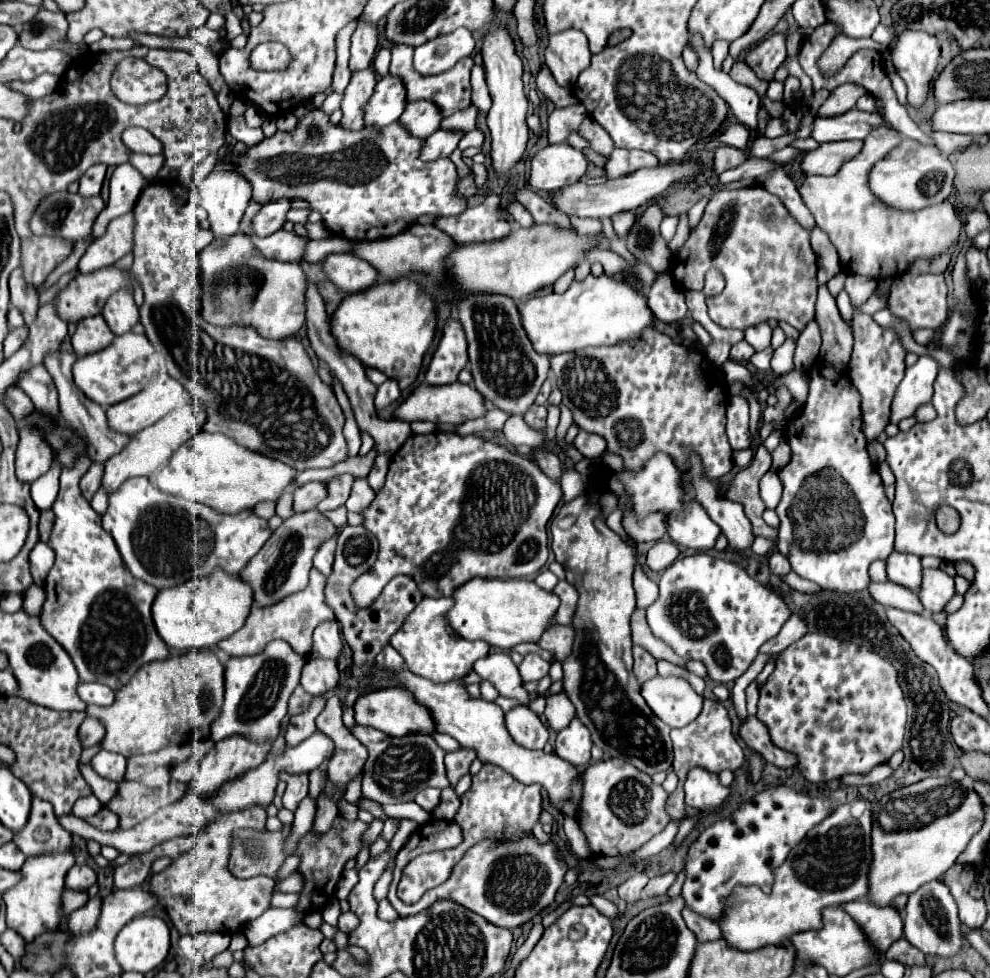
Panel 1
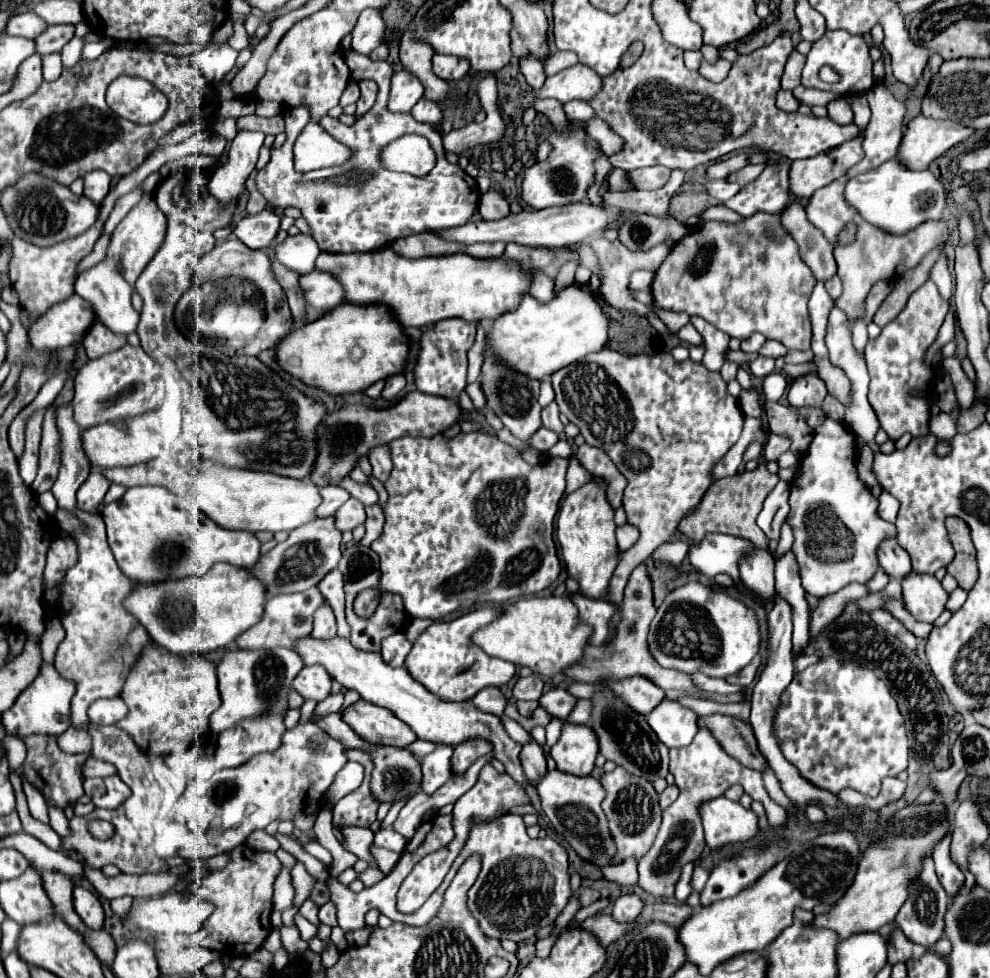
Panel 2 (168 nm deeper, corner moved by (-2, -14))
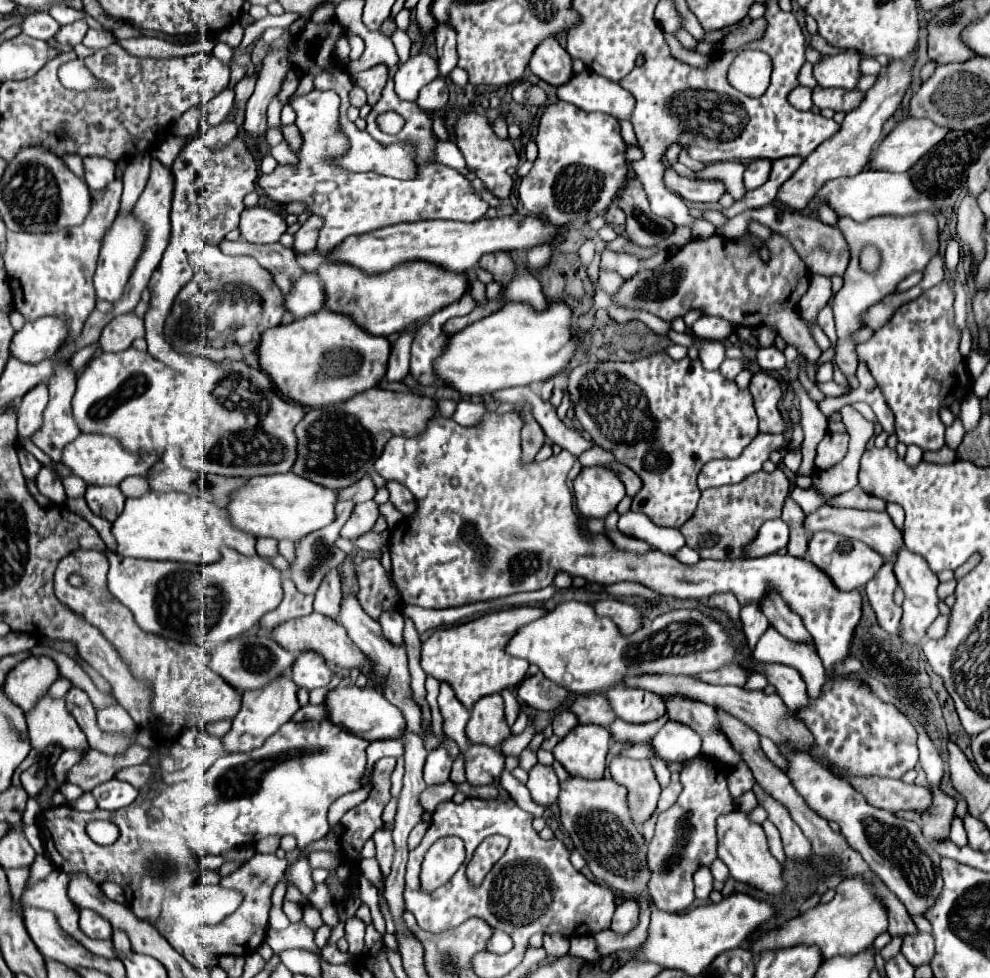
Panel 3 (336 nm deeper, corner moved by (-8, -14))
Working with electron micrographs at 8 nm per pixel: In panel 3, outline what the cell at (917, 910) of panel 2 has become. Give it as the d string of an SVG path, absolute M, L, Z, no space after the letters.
M777 746L781 756L787 760L787 776L795 790L805 798L811 810L825 820L835 820L849 846L861 854L881 882L905 904L911 916L925 916L935 898L943 890L943 878L939 870L941 856L925 840L917 822L897 818L893 812L871 806L863 794L859 794L847 780L835 778L827 768L819 766L809 754L795 754L787 746Z

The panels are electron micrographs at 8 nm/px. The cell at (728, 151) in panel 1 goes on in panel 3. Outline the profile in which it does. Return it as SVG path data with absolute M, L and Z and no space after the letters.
M755 160L747 166L745 170L745 188L753 190L761 184L767 182L769 178L769 170L771 170L771 162L769 160Z

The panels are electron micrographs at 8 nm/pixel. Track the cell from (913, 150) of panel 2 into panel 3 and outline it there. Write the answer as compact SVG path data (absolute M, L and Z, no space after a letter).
M907 118L899 122L893 132L883 138L873 154L871 168L889 172L907 172L927 150L937 146L947 136L943 126L927 118Z

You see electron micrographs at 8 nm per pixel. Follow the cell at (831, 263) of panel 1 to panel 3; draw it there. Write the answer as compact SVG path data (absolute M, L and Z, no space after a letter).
M775 202L767 208L746 210L729 219L723 227L723 236L727 239L737 239L744 236L751 220L759 220L761 224L765 224L773 232L783 234L793 244L795 252L801 256L801 260L805 262L805 266L811 274L823 274L823 276L835 276L837 274L837 276L843 276L843 272L847 268L847 262L849 262L849 248L847 248L847 242L845 242L843 234L839 232L839 228L827 226L819 218L801 214L797 210L789 210L789 208L781 206L779 202Z

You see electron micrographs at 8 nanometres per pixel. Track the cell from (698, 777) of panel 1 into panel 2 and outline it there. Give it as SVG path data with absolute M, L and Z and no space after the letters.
M725 796L701 806L705 842L711 850L745 844L757 834L757 814Z

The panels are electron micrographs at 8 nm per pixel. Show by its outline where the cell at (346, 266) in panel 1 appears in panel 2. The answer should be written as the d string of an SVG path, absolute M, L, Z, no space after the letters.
M313 270L299 278L303 298L307 306L313 306L319 312L329 312L343 302L341 284L327 272Z

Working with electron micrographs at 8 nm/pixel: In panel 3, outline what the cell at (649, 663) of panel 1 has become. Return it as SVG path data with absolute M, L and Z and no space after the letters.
M617 684L603 692L611 710L617 718L637 724L637 722L649 722L657 720L665 714L665 702L659 694L651 694L649 690L641 688L627 688L623 684Z

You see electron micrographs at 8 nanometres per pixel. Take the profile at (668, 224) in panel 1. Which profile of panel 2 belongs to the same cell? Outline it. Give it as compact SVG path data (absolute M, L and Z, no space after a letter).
M599 236L599 238L595 238L593 242L591 242L591 248L595 250L595 254L597 254L597 258L599 258L599 266L601 266L601 270L603 270L603 296L605 296L605 300L613 306L613 308L619 308L619 310L629 310L629 312L637 312L637 314L641 314L641 316L645 316L647 318L647 312L649 312L649 308L645 308L645 306L641 306L639 302L635 302L631 296L629 296L629 276L631 276L631 272L635 272L635 270L657 270L657 266L667 258L667 254L671 252L671 248L667 246L667 244L659 244L659 246L655 246L655 248L651 248L651 250L639 250L639 252L631 252L627 246L623 246L619 240L615 240L615 242L609 242L609 240L605 240L603 236Z

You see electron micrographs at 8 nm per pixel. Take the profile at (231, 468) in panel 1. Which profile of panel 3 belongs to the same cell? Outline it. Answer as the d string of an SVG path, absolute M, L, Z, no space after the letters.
M295 472L271 474L249 478L247 486L235 490L235 494L231 494L231 502L227 504L227 516L231 526L257 538L267 536L275 540L287 538L299 542L303 536L321 530L335 520L335 502L337 496L333 490L327 490L307 478L299 478Z

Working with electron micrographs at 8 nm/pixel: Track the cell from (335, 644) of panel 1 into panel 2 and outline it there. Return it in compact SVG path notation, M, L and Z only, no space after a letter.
M325 602L313 614L313 636L317 636L317 638L331 638L335 634L337 634L335 614L333 614L331 606Z

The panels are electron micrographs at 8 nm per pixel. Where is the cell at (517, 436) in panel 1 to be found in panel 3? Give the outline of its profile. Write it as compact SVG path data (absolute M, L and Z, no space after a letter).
M594 444L589 450L583 452L578 460L585 467L591 467L595 465L610 464L615 461L615 457L611 452L607 452L600 446Z

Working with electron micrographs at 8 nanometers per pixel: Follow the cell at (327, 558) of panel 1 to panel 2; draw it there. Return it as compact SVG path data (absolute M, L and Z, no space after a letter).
M331 570L321 582L319 582L319 590L325 596L325 600L329 602L329 606L333 608L335 616L337 616L337 634L341 636L349 636L351 628L345 620L345 592L343 592L343 576L339 574L339 570Z

